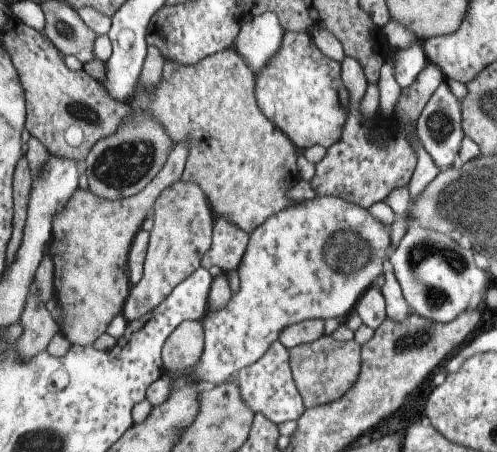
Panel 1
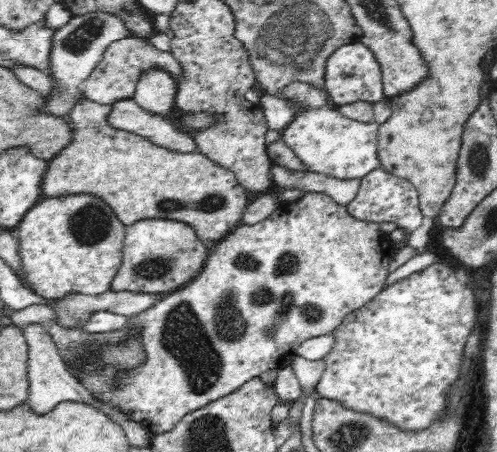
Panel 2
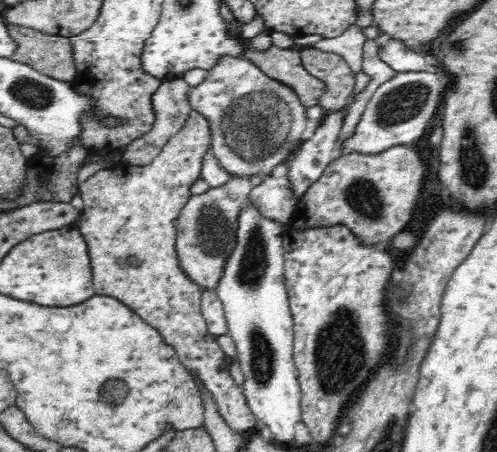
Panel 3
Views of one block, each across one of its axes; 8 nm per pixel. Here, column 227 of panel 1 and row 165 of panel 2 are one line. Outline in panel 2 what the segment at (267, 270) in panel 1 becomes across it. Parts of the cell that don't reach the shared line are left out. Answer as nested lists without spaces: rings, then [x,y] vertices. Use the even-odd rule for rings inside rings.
[[[290,82],[282,88],[282,100],[292,102],[296,108],[294,118],[282,128],[282,140],[292,148],[306,172],[316,172],[330,178],[354,180],[364,178],[374,168],[380,168],[378,160],[378,122],[360,122],[346,118],[338,104],[330,102],[328,88],[318,88],[310,82]]]

